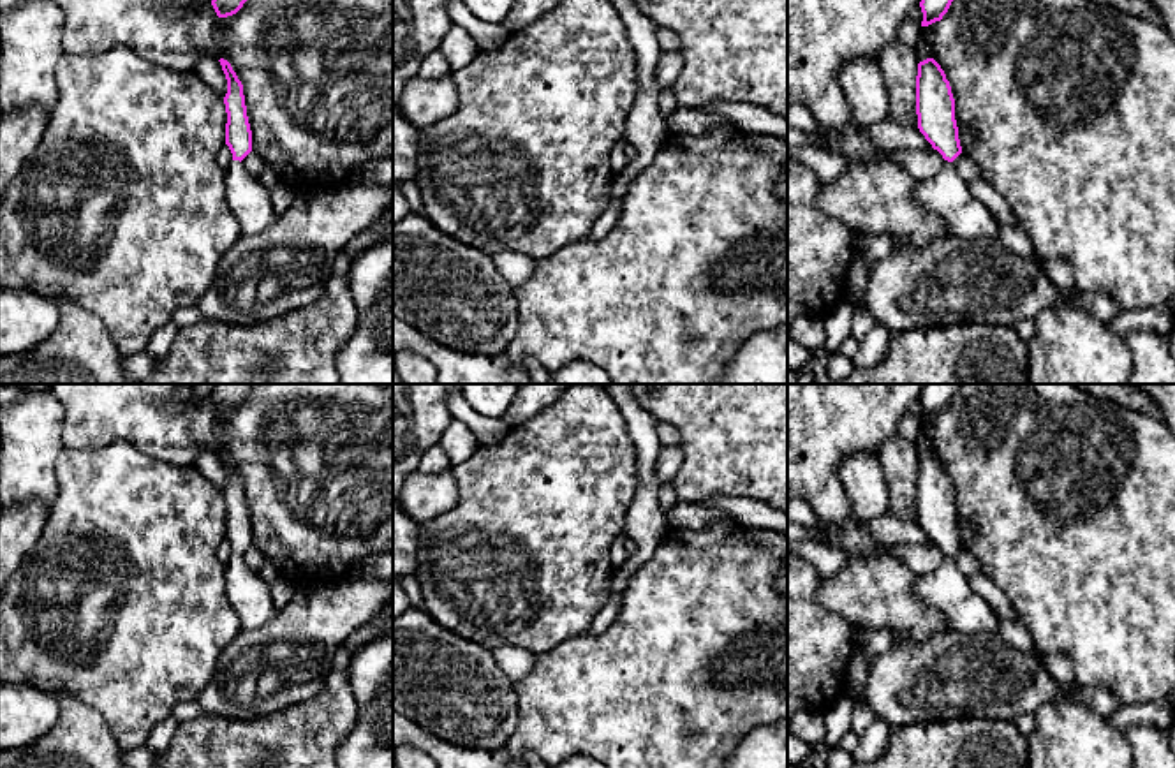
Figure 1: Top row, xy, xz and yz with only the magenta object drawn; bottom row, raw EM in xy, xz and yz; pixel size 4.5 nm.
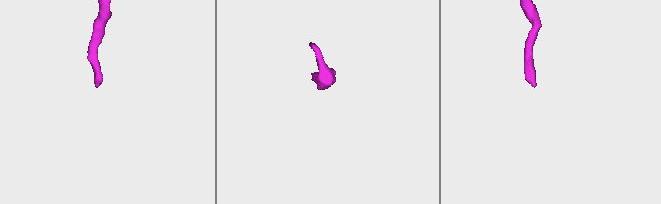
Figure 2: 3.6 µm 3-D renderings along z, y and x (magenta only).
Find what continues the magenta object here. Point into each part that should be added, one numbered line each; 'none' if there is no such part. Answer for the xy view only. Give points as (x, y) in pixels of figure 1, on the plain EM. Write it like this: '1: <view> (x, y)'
1: xy (249, 594)

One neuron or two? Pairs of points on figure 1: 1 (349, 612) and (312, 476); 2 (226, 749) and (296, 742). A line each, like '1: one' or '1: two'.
1: two
2: one

